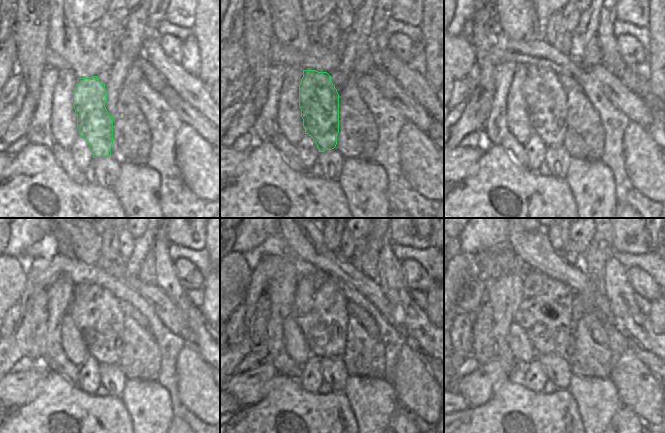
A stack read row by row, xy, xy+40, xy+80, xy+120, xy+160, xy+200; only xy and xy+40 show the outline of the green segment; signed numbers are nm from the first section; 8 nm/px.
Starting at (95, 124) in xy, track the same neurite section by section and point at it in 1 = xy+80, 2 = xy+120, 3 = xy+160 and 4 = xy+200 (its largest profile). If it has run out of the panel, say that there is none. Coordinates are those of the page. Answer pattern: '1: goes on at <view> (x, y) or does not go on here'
1: goes on at xy+80 (545, 97)
2: goes on at xy+120 (95, 311)
3: goes on at xy+160 (320, 309)
4: goes on at xy+200 (544, 313)

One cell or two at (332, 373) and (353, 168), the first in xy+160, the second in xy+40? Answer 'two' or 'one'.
two

